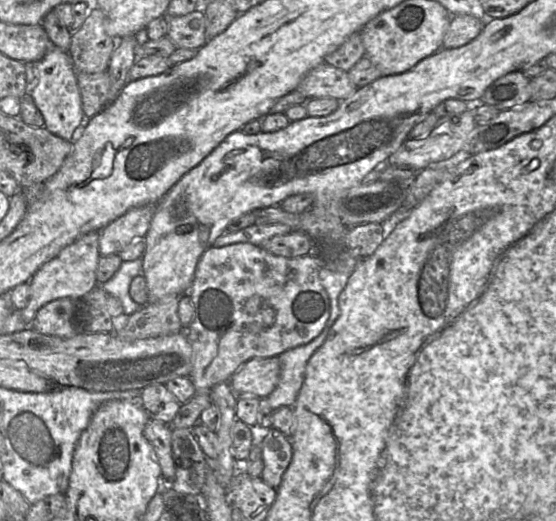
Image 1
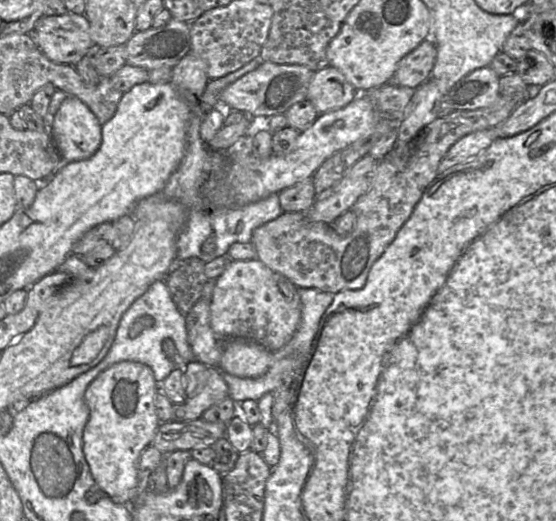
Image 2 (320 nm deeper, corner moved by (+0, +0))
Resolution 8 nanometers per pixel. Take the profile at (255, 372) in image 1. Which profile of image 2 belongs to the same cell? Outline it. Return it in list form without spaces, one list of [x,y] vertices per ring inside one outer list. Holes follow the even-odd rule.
[[[193,361],[186,364],[183,373],[185,400],[173,405],[171,421],[201,418],[204,411],[229,397],[228,386],[218,367]]]

